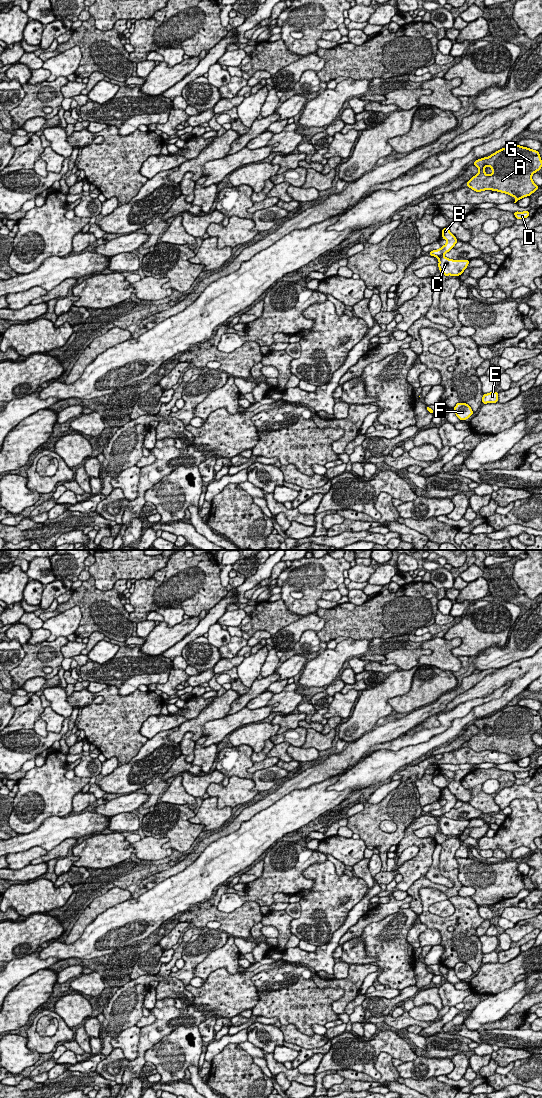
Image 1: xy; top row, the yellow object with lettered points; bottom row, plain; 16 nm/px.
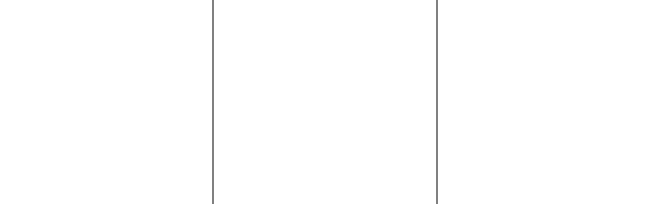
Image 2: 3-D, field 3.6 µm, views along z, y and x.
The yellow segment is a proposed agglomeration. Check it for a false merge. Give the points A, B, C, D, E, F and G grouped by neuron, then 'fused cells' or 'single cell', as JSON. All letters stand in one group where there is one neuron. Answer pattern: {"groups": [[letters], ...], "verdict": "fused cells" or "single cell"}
{"groups": [["A", "B", "D", "G"], ["C", "E", "F"]], "verdict": "fused cells"}

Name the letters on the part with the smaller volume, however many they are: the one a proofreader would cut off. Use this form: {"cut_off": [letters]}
{"cut_off": ["A", "B", "D", "G"]}

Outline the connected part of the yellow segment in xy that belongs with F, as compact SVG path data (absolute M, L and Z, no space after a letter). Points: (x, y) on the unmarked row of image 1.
M457 963L453 969L460 980L466 980L473 974L471 967L466 963Z

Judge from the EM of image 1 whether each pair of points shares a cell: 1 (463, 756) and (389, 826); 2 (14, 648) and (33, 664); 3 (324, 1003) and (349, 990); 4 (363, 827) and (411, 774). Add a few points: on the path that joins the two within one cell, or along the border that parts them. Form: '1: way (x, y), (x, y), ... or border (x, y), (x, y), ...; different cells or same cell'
1: border (378, 825), (386, 832), (393, 832), (397, 828); different cells
2: border (23, 646), (23, 659), (10, 671); different cells
3: border (320, 988), (343, 990), (332, 1003), (337, 1014); different cells
4: way (377, 813), (383, 811), (406, 788); same cell

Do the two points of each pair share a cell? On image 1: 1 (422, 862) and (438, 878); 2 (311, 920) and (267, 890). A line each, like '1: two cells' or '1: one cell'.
1: two cells
2: two cells

